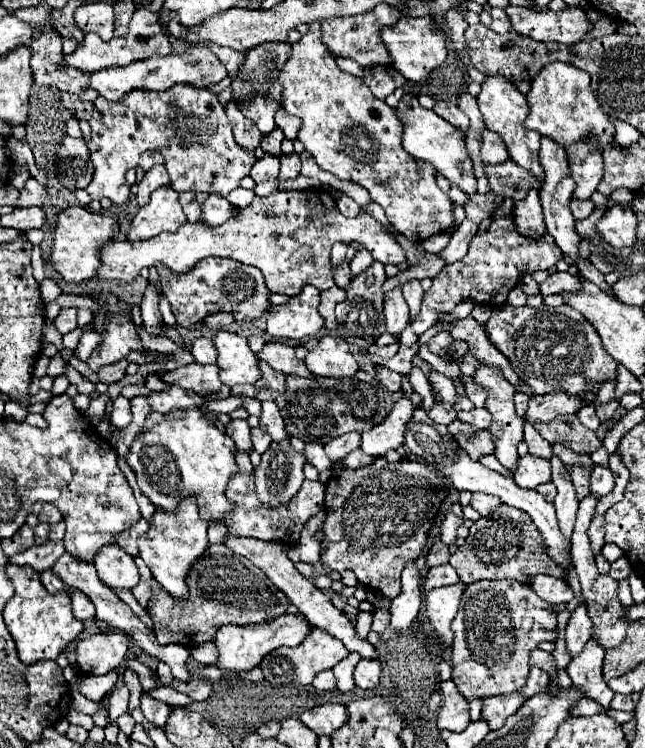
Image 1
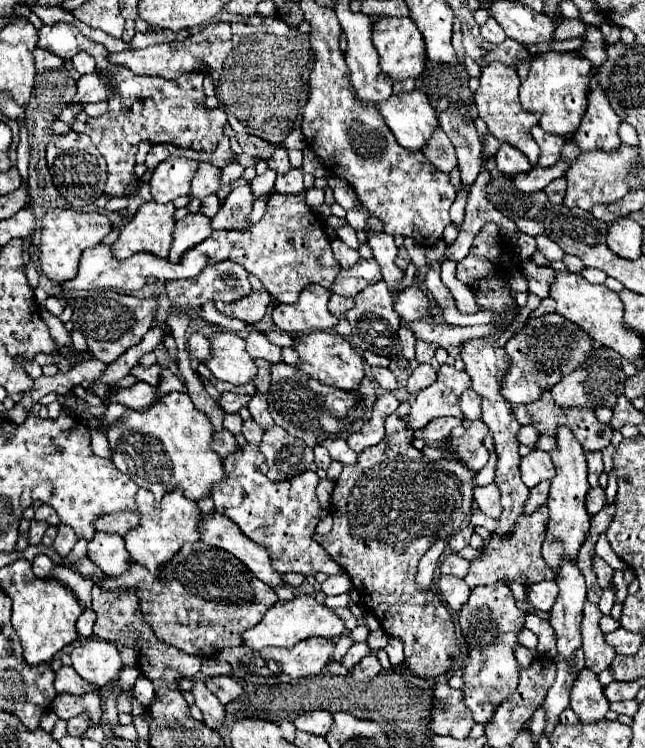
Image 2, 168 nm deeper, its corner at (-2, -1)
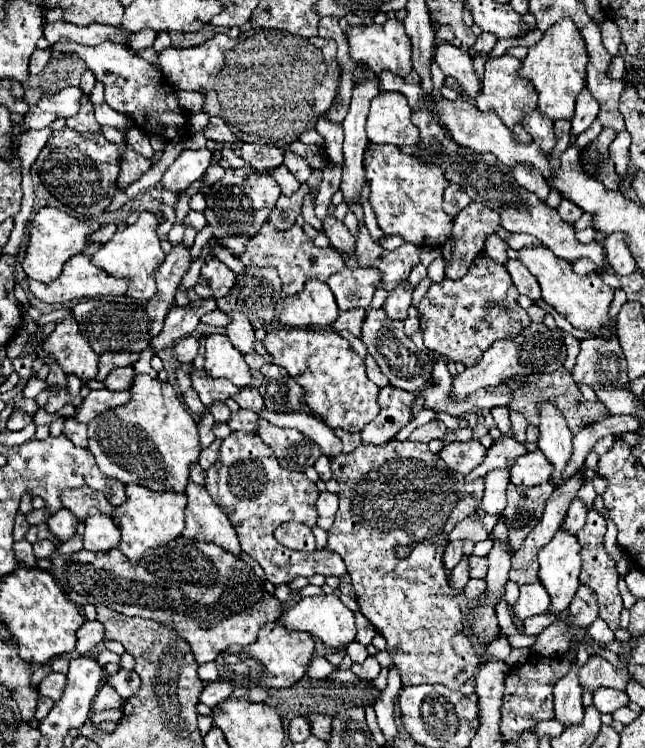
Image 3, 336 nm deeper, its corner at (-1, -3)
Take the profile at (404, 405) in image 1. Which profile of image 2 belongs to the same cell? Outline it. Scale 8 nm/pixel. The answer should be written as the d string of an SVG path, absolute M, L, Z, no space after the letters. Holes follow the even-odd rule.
M443 364L439 368L439 378L435 384L409 396L411 430L419 430L427 426L433 418L441 416L463 418L459 410L459 396L467 388L471 388L469 374L465 370L457 370L455 366Z

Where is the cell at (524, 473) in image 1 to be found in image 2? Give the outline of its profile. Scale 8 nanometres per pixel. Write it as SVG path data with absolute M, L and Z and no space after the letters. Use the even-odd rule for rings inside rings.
M533 450L529 456L523 456L519 462L521 478L527 488L537 486L543 480L551 480L555 476L555 468L551 456L541 450Z

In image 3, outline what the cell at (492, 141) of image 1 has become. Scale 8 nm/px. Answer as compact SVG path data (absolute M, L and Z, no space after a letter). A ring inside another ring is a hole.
M518 164L510 170L514 172L514 178L522 188L534 192L540 200L548 198L550 188L548 188L546 180L542 180L542 172L538 172L538 168L530 168L530 164Z

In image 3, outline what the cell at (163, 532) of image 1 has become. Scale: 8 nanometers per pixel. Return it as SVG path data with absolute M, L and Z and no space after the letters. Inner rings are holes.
M138 484L126 486L126 494L128 494L128 500L122 506L118 506L114 514L114 522L122 532L122 540L120 540L122 554L132 564L138 564L138 560L144 556L148 548L158 548L162 544L168 544L170 540L182 534L186 526L186 516L184 516L186 496L178 492L170 492L170 490L160 494Z

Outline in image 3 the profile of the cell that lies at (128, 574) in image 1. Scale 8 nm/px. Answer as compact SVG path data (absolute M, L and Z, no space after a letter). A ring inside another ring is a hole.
M92 510L84 524L86 524L86 530L84 530L86 550L108 552L112 548L118 548L118 526L110 516L104 516L98 510Z

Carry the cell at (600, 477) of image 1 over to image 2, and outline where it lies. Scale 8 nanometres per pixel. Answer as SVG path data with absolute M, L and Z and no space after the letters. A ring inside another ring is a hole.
M591 488L587 492L587 498L585 498L587 514L593 518L603 506L605 506L605 490L603 488Z

